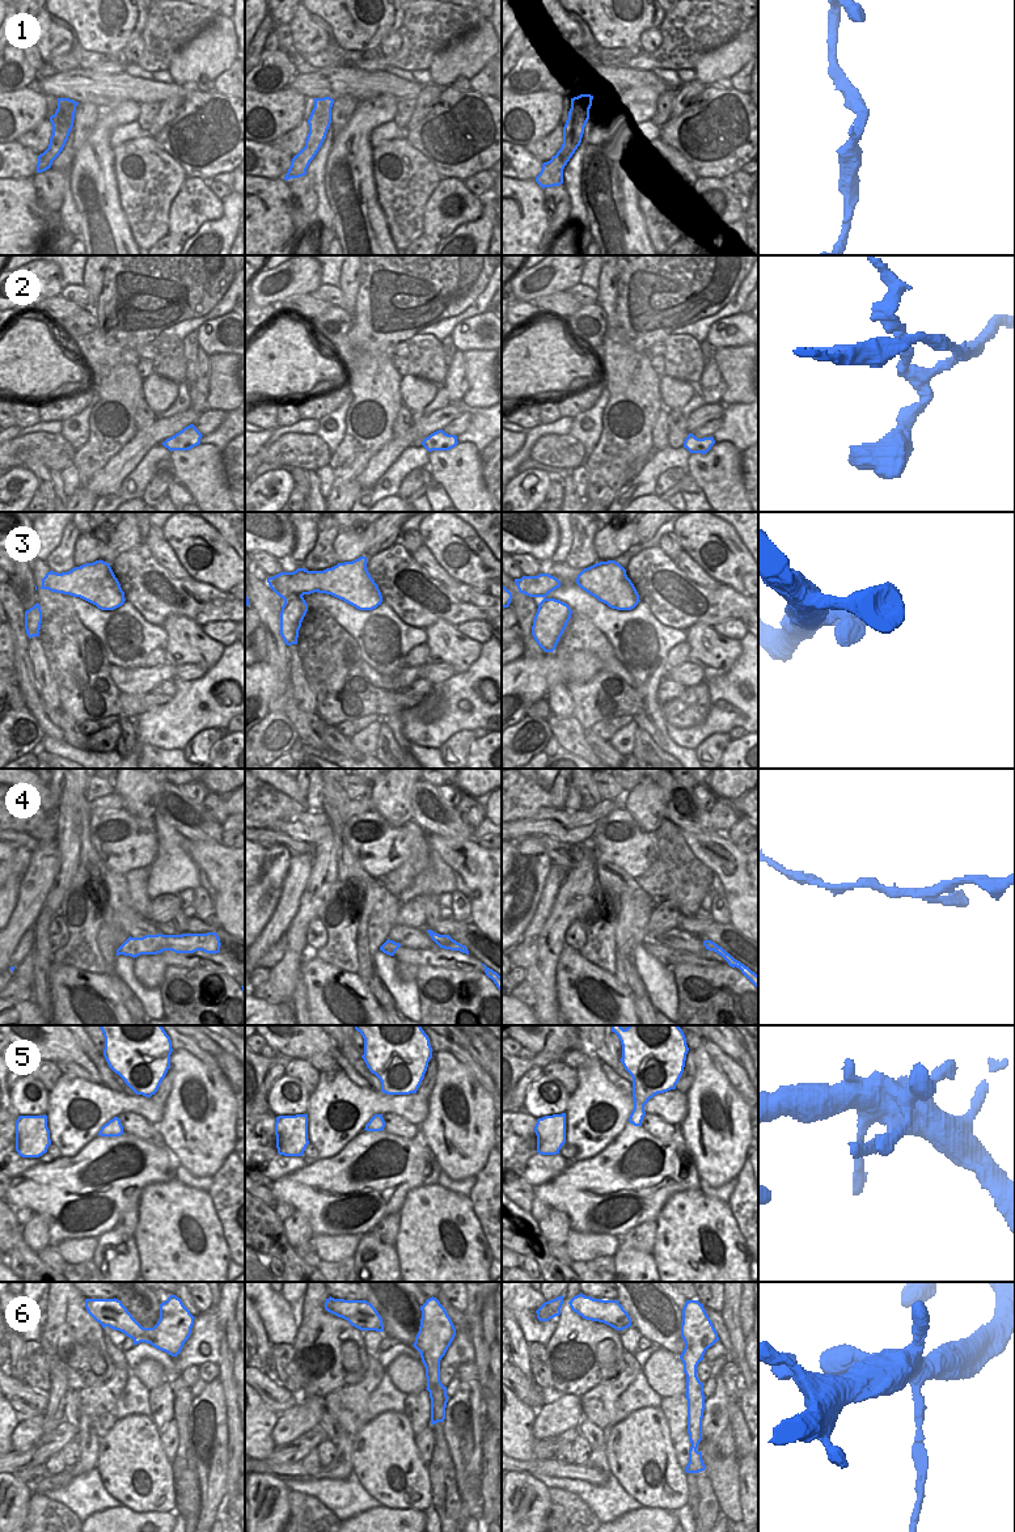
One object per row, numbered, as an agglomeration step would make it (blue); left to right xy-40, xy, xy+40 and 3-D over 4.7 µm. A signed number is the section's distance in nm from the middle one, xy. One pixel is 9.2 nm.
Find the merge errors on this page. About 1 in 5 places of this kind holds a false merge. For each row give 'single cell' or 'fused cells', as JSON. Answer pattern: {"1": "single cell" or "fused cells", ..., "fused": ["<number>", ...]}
{"1": "single cell", "2": "single cell", "3": "single cell", "4": "fused cells", "5": "single cell", "6": "single cell", "fused": ["4"]}

